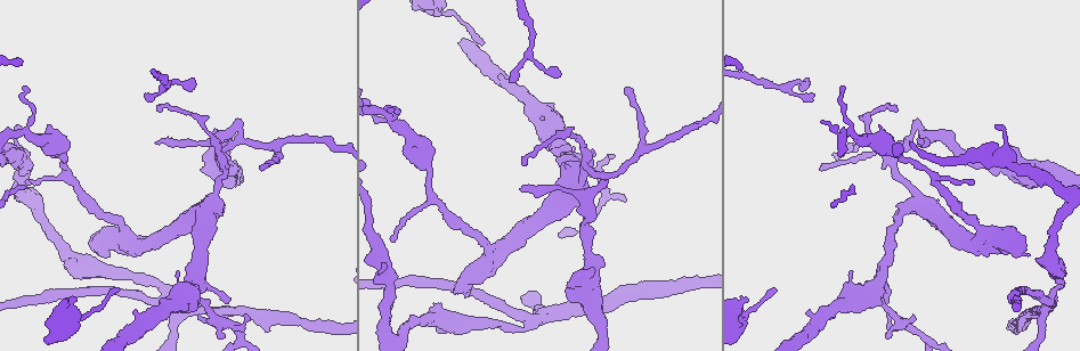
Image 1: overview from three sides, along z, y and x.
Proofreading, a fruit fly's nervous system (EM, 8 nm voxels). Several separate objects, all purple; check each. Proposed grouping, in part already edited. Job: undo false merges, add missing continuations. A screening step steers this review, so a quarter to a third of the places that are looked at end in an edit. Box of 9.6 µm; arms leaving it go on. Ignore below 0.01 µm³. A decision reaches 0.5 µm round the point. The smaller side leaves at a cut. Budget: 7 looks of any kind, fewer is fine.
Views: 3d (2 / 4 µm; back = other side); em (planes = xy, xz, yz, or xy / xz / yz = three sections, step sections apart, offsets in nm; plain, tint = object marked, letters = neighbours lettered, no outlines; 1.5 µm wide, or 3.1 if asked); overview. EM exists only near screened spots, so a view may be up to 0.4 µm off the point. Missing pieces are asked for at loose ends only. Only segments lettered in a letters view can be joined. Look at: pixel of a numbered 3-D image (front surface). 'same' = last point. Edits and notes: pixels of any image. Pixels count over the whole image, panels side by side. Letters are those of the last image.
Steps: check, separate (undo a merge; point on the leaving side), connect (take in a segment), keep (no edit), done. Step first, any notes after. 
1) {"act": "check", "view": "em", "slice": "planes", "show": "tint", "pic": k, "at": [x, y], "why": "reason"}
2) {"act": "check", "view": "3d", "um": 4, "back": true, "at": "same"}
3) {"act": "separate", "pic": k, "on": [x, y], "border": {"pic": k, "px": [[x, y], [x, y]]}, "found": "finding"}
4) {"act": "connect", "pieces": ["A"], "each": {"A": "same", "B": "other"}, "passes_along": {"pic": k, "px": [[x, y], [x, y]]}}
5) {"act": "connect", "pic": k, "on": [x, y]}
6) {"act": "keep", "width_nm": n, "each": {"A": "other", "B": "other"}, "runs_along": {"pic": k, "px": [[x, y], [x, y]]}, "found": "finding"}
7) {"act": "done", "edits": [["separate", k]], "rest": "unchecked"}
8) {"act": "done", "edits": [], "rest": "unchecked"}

{"act": "check", "view": "em", "slice": "planes", "show": "letters", "pic": 1, "at": [582, 271], "why": "free end"}

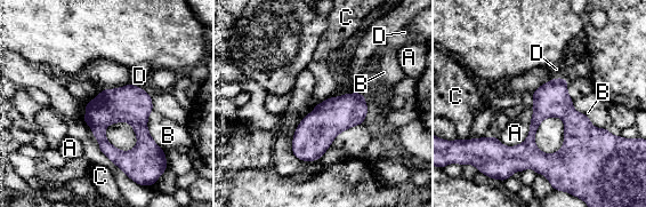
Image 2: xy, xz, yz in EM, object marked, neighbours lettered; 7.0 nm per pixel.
{"act": "keep", "each": {"A": "other", "B": "other", "C": "other", "D": "other"}, "found": "no lettered segment goes on from it"}

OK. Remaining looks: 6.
{"act": "check", "view": "3d", "um": 4, "pic": 1, "at": [577, 183], "why": "two arms in line, one across"}

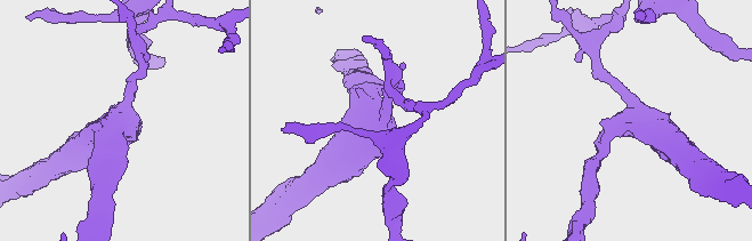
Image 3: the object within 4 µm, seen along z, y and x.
{"act": "check", "view": "em", "um": 3.1, "slice": "planes", "show": "plain", "pic": 3, "at": [119, 123], "arms": 3, "arm_widths_nm": [170, 220, 550], "why": "need the tissue"}

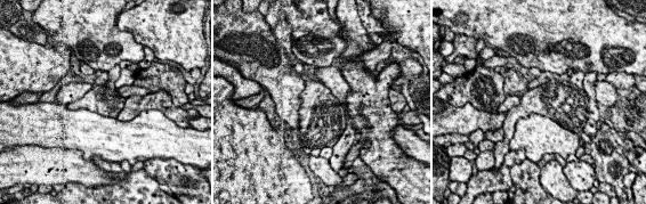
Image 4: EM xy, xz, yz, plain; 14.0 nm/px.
{"act": "check", "view": "em", "um": 3.1, "slice": "planes", "show": "letters", "at": "same", "why": "see the neighbours"}

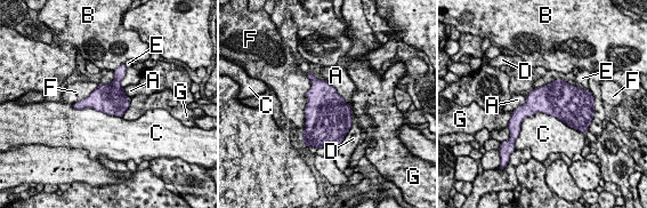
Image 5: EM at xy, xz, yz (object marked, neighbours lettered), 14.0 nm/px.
{"act": "keep", "each": {"A": "other", "B": "other", "C": "other", "D": "other", "E": "other", "F": "other", "G": "other"}, "border": {"pic": 5, "px": [[519, 127], [543, 112], [575, 129]]}, "found": "continuous, no second cell"}

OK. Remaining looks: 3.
{"act": "check", "view": "3d", "um": 4, "pic": 1, "at": [777, 290], "why": "tapers out"}

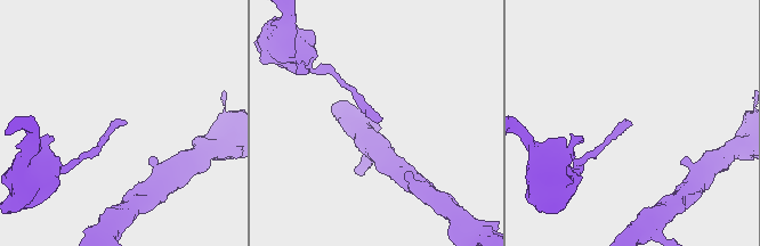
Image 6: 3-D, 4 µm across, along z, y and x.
{"act": "check", "view": "em", "slice": "planes", "show": "plain", "pic": 6, "at": [382, 117]}

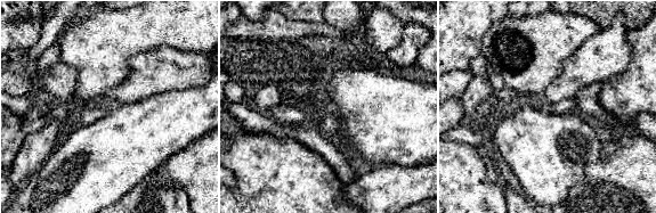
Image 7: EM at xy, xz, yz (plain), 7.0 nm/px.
{"act": "check", "view": "em", "slice": "planes", "show": "letters", "at": "same", "why": "see the neighbours"}

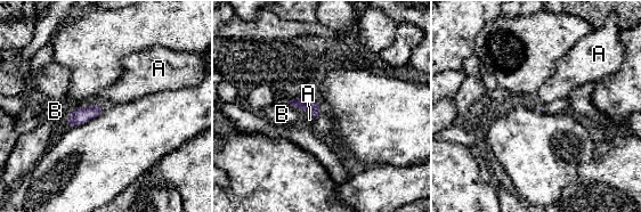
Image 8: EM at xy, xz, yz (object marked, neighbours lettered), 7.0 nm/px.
{"act": "keep", "longest_contact_nm": ["B", 220], "each": {"A": "other", "B": "other"}, "found": "none of them fits"}

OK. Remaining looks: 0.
{"act": "done", "edits": [], "rest": "unchecked"}

